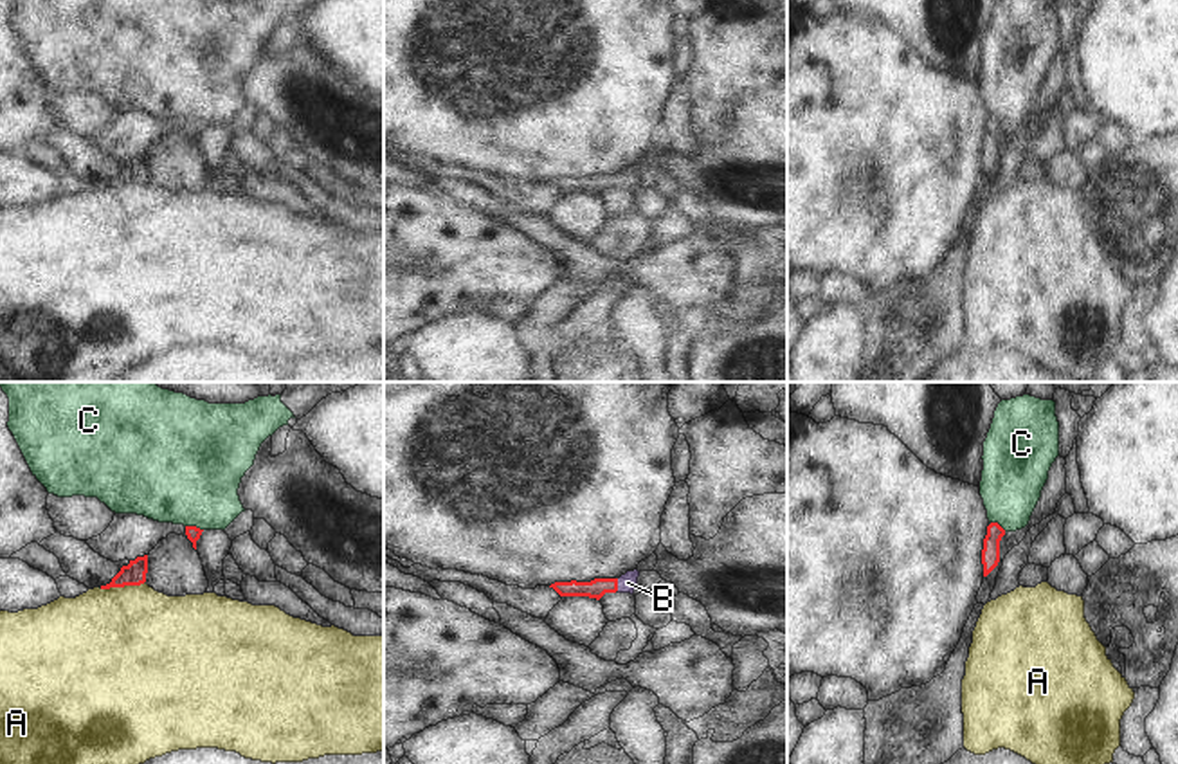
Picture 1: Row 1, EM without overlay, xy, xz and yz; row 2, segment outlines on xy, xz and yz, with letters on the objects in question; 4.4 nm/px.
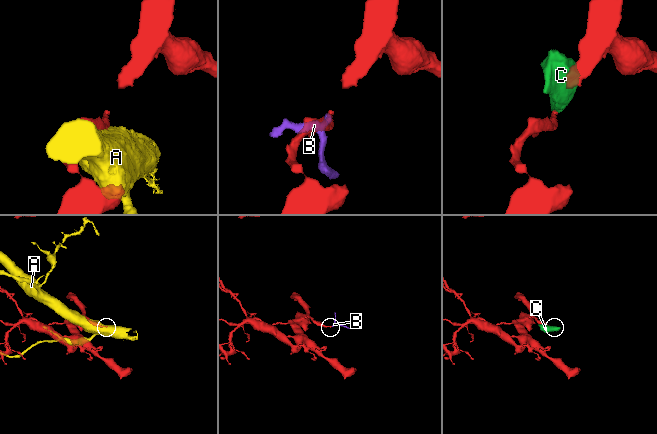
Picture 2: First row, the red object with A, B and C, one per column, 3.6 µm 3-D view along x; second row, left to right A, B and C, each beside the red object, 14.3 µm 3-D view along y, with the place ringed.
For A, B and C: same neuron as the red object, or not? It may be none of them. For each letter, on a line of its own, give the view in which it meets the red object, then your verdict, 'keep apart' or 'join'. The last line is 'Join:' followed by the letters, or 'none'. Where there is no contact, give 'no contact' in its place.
A: xy | keep apart
B: xz | join
C: xy | keep apart
Join: B

